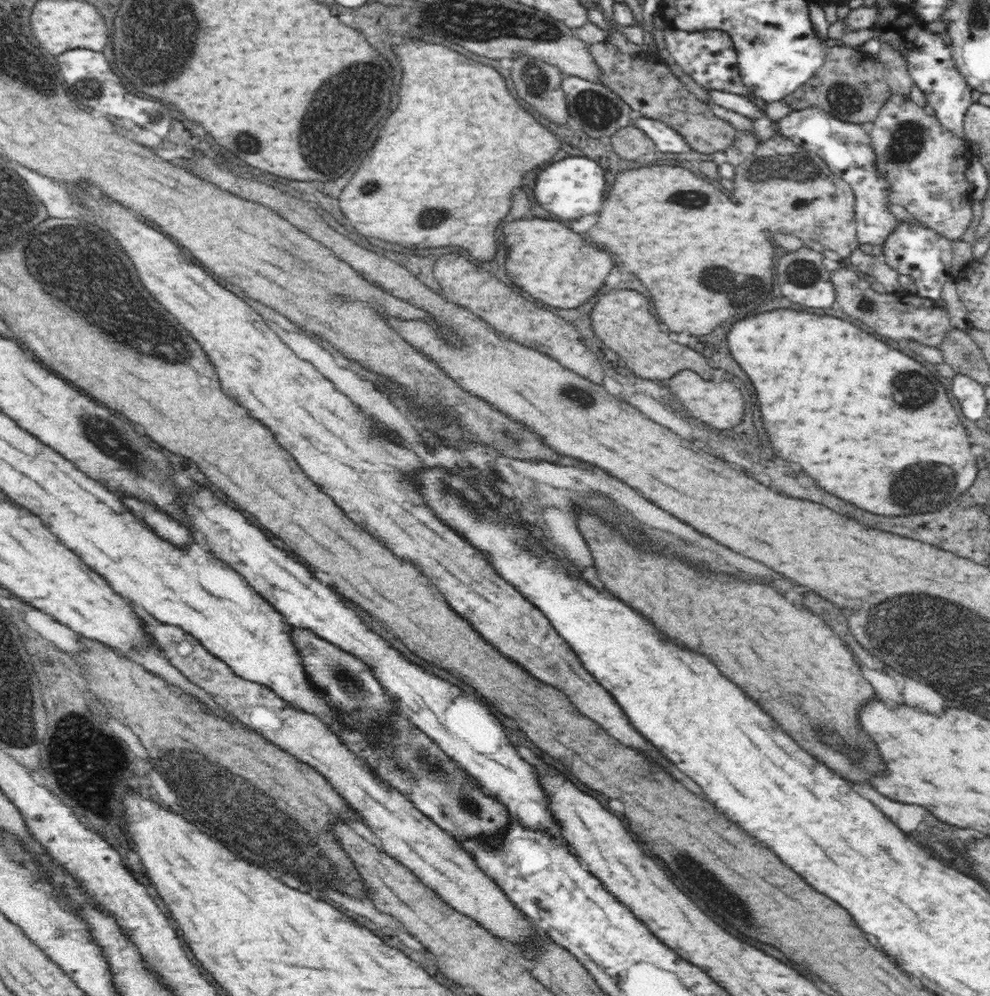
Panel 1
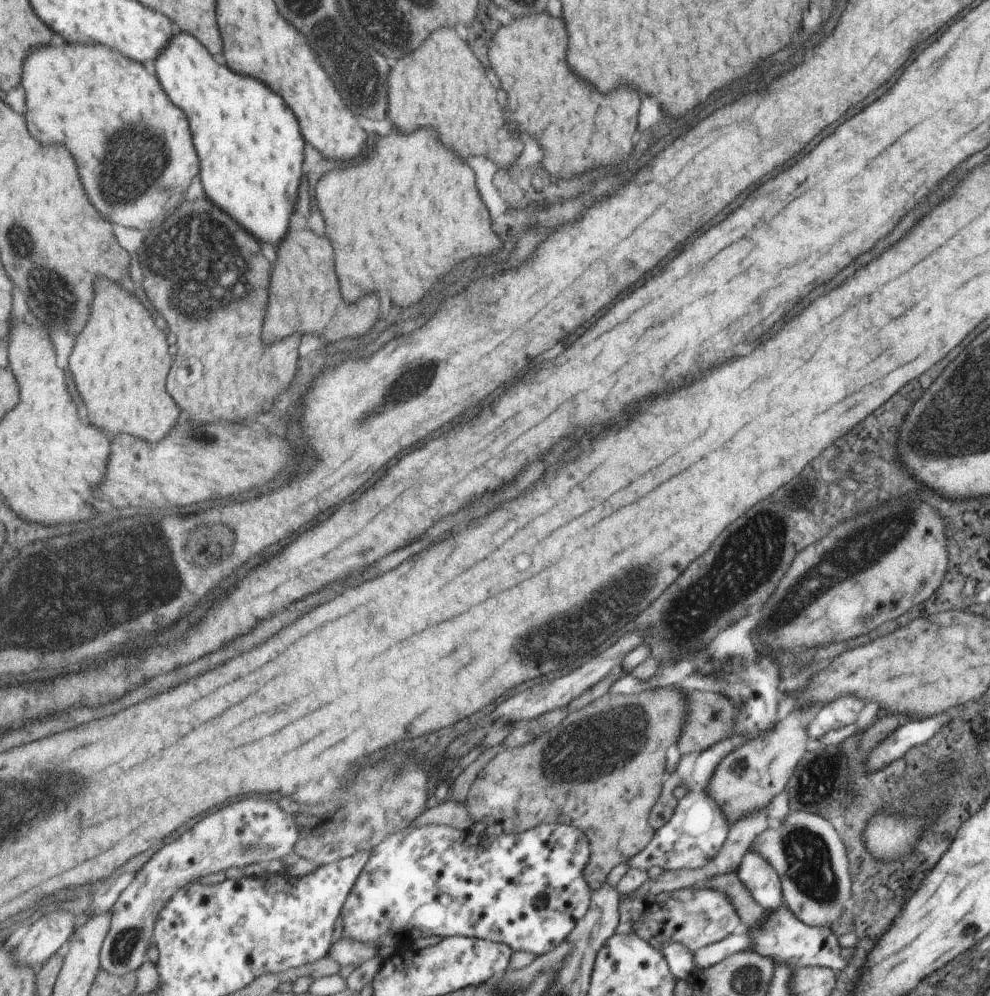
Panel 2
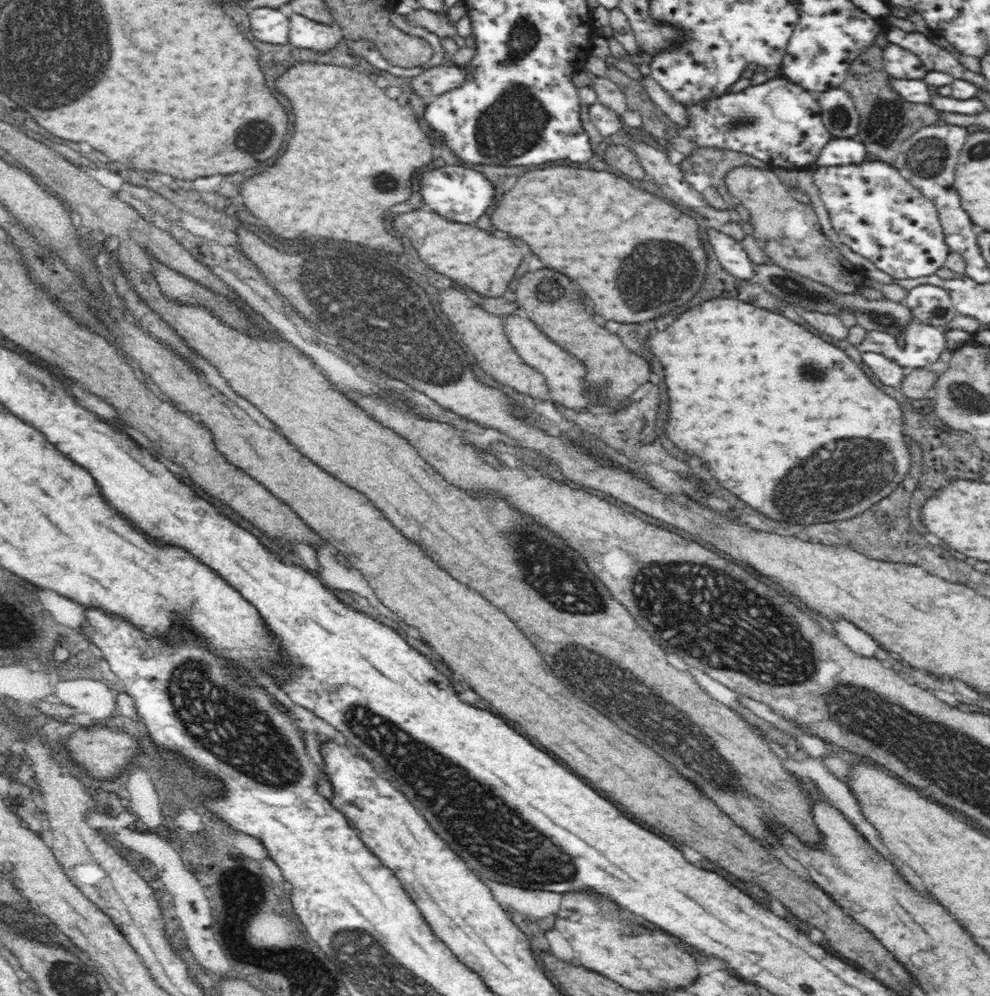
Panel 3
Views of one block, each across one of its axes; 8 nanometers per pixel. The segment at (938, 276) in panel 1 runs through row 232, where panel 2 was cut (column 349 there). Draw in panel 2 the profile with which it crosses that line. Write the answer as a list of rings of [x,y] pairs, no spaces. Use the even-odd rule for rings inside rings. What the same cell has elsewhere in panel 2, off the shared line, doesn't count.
[[[542,824],[534,830],[527,830],[522,834],[514,832],[503,832],[498,836],[486,836],[486,834],[475,834],[470,831],[459,831],[446,825],[430,825],[427,827],[406,828],[386,837],[376,849],[371,850],[371,858],[364,868],[364,872],[358,879],[357,885],[348,897],[343,910],[343,932],[346,937],[350,937],[359,943],[372,943],[380,946],[382,944],[393,944],[395,940],[403,934],[412,934],[414,937],[426,937],[436,934],[438,936],[453,937],[460,935],[463,937],[476,937],[493,943],[504,943],[513,951],[524,950],[532,952],[534,956],[542,956],[556,949],[564,942],[570,932],[576,928],[576,924],[589,910],[592,904],[592,891],[589,883],[585,881],[584,870],[588,868],[589,861],[592,859],[592,847],[588,836],[580,830],[570,826],[556,824]]]

